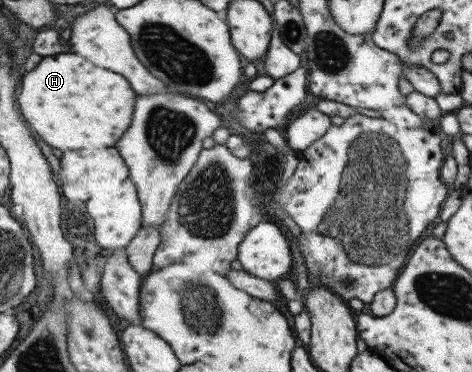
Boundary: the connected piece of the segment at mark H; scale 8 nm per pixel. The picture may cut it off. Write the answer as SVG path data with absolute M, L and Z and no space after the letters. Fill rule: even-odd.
M73 52L42 57L38 67L20 79L20 107L38 135L56 149L112 147L132 123L136 93L120 73L100 69Z

